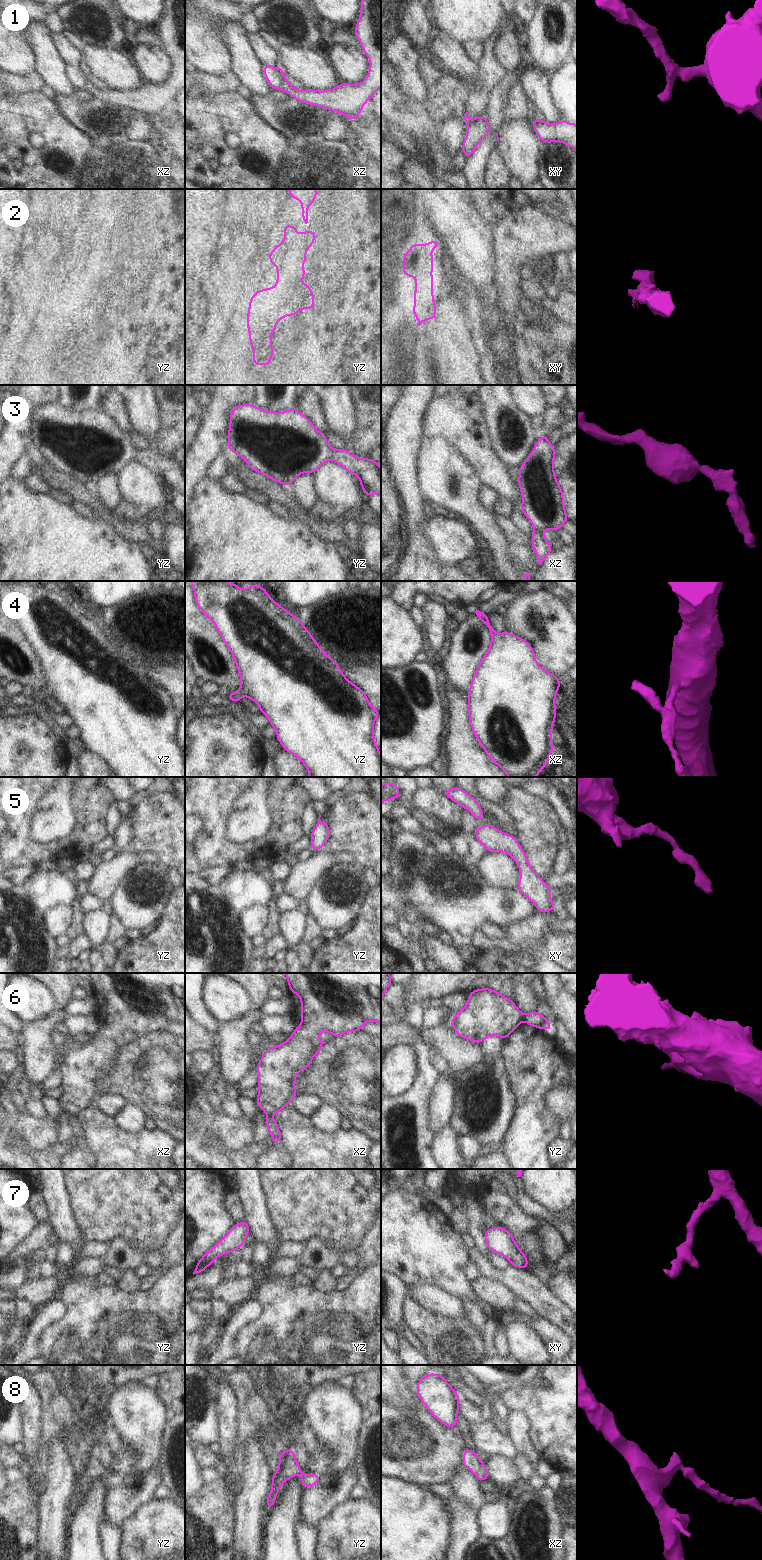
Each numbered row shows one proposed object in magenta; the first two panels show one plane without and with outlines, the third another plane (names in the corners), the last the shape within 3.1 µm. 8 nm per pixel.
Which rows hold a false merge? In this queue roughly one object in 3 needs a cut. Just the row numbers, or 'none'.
6

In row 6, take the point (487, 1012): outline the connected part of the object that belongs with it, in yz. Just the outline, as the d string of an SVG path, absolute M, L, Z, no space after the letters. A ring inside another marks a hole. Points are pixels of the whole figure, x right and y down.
M482 988L469 993L469 998L451 1020L458 1036L482 1043L488 1036L505 1040L524 1020L515 1003L498 991Z

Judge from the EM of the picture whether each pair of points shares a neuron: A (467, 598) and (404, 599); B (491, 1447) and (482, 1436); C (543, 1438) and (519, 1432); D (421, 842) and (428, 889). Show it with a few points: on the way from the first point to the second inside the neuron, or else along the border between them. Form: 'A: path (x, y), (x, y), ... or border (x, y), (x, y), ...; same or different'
A: path (451, 591), (420, 591); same
B: path (490, 1444), (485, 1439); same
C: border (523, 1412), (530, 1422), (530, 1437), (541, 1455); different
D: border (427, 856), (423, 862), (423, 872), (412, 880); different

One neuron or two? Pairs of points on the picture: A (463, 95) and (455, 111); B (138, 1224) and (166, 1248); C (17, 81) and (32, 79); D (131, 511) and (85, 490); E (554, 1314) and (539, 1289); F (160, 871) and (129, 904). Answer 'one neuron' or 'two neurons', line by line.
A: one neuron
B: two neurons
C: one neuron
D: two neurons
E: one neuron
F: one neuron

